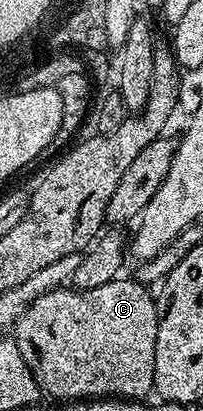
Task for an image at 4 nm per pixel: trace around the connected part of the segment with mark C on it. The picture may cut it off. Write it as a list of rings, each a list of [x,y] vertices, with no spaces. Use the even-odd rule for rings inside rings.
[[[118,277],[107,285],[78,291],[63,289],[63,305],[59,313],[47,313],[47,331],[37,331],[33,347],[27,351],[27,339],[16,339],[19,353],[25,351],[23,361],[29,359],[27,369],[37,371],[35,381],[48,395],[145,395],[153,391],[155,373],[155,337],[159,303],[146,284],[136,278]]]

